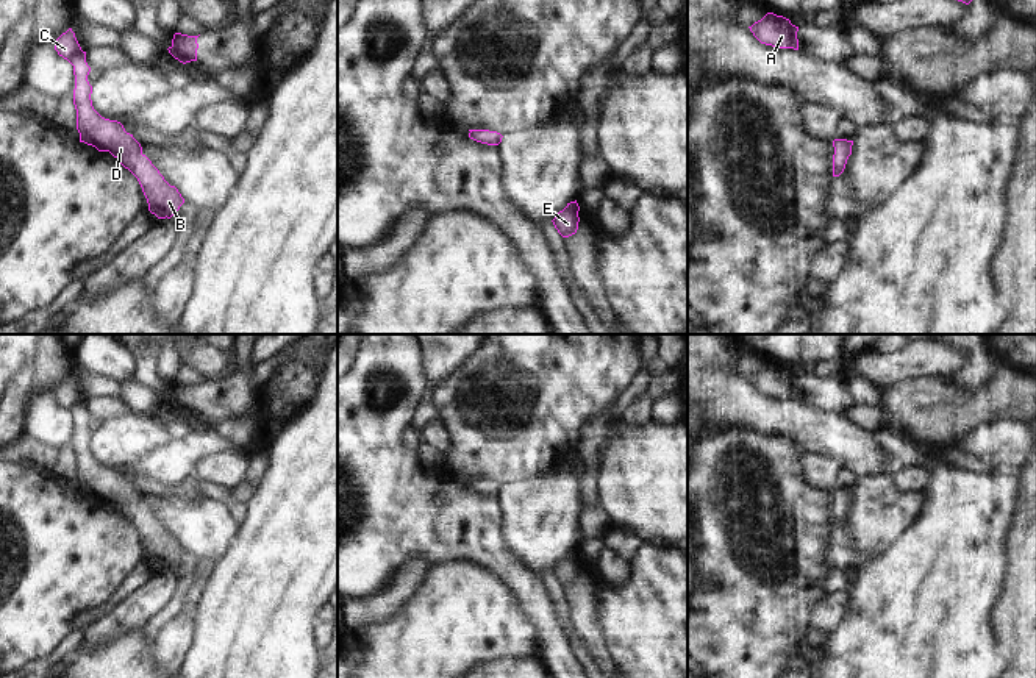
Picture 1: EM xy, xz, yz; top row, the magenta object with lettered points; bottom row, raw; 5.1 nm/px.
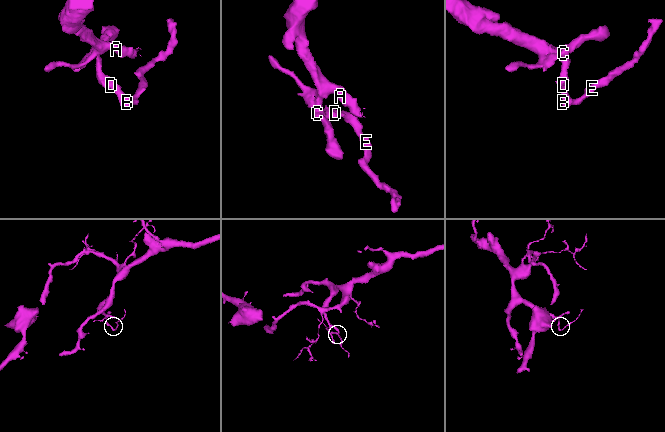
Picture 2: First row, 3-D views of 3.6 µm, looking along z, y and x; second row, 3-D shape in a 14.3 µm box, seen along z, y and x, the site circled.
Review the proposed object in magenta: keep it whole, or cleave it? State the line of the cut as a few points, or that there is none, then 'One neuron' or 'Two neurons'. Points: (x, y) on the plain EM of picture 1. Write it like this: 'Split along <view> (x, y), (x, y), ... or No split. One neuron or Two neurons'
No split. One neuron.

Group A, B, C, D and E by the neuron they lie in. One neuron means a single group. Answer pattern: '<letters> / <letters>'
A B C D E

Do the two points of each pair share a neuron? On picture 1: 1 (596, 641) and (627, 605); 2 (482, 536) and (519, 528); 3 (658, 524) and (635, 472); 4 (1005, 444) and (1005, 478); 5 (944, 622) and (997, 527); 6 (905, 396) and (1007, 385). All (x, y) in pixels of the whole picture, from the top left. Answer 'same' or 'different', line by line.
1: different
2: different
3: same
4: different
5: same
6: same

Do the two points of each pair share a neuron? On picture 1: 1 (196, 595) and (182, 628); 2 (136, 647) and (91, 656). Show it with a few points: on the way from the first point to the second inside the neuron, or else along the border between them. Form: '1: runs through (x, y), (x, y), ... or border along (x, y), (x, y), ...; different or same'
1: border along (197, 605), (185, 608); different
2: runs through (125, 656), (102, 656); same

